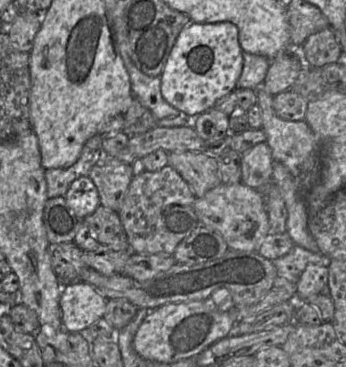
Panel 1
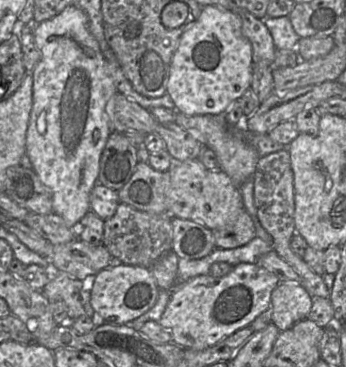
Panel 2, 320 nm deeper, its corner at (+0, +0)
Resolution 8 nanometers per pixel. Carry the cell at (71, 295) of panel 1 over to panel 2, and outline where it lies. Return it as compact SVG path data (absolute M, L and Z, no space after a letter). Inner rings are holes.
M119 264L97 273L90 289L90 304L96 317L106 323L125 325L150 310L156 303L159 288L147 268Z

